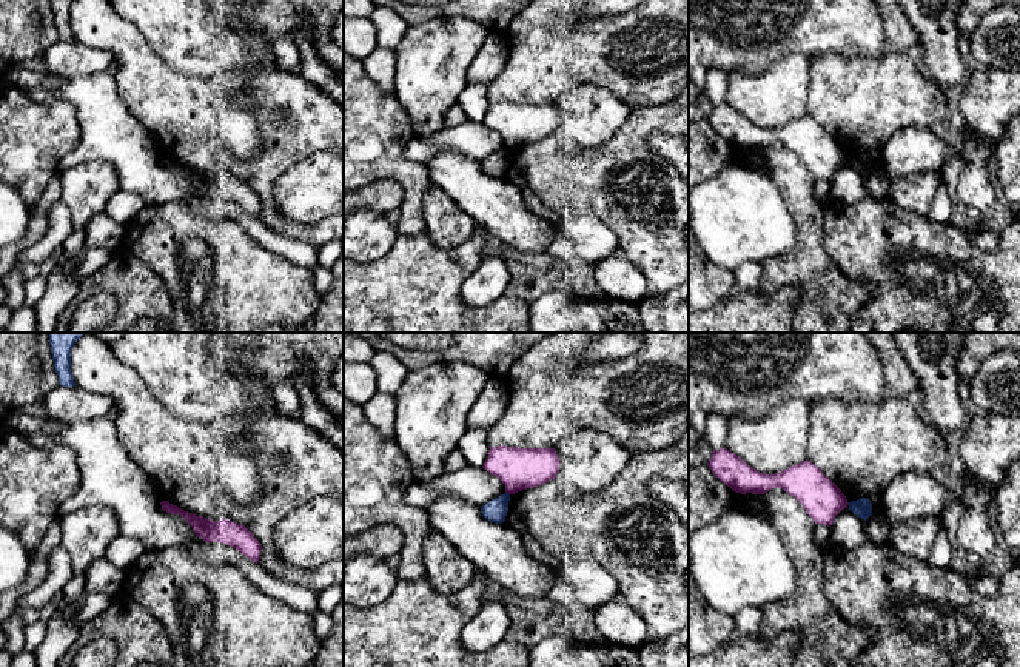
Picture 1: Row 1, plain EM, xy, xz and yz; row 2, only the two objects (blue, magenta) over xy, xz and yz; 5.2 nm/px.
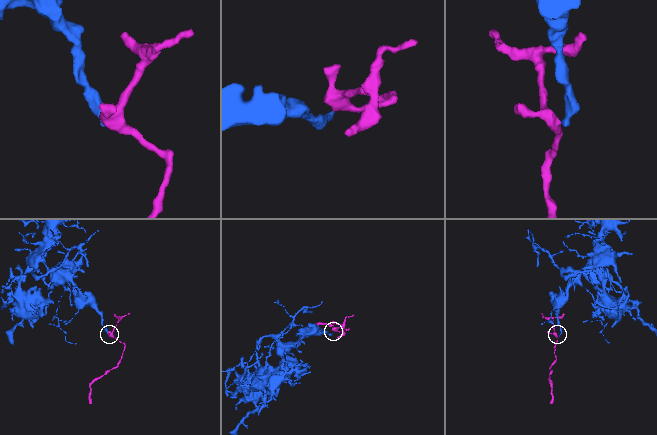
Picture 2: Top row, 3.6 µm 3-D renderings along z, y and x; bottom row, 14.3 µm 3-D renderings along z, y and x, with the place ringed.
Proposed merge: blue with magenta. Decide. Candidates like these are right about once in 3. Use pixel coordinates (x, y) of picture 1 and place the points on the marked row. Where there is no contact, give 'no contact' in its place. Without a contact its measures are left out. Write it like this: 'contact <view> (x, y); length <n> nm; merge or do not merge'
contact xz (507, 493); length 30 nm; do not merge

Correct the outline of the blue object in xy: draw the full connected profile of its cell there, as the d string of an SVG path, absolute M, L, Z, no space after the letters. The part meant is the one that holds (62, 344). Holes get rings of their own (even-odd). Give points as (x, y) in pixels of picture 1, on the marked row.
M49 333L49 345L59 385L75 387L71 373L71 350L74 344L86 333Z

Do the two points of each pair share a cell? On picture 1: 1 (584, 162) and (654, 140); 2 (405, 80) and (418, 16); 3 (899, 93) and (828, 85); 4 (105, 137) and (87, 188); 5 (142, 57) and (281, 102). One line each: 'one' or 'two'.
1: two
2: two
3: one
4: two
5: one

